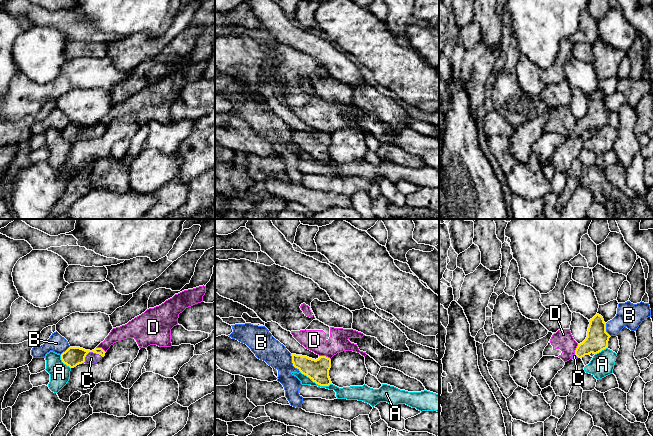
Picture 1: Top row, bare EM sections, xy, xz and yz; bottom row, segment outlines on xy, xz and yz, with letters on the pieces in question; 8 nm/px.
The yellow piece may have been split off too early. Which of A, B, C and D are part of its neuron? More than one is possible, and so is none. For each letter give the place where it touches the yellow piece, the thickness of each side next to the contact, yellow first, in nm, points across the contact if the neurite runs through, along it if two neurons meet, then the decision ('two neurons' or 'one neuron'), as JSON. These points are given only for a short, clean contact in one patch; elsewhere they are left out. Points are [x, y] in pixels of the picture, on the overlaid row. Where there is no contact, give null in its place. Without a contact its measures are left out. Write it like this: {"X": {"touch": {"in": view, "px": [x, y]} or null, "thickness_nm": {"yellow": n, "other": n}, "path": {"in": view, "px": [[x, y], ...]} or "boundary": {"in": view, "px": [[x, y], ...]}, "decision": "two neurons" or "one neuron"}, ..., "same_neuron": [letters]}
{"A": {"touch": {"in": "xz", "px": [316, 383]}, "thickness_nm": {"yellow": 180, "other": 100}, "decision": "two neurons"}, "B": {"touch": {"in": "xz", "px": [292, 362]}, "thickness_nm": {"yellow": 180, "other": 200}, "decision": "two neurons"}, "C": {"touch": {"in": "xy", "px": [90, 351]}, "thickness_nm": {"yellow": 160, "other": 90}, "path": {"in": "xy", "px": [[73, 356], [85, 356], [90, 351], [91, 358]]}, "decision": "one neuron"}, "D": {"touch": {"in": "xz", "px": [325, 356]}, "thickness_nm": {"yellow": 180, "other": 180}, "boundary": {"in": "xz", "px": [[319, 355], [325, 355], [330, 359]]}, "decision": "two neurons"}, "same_neuron": ["C"]}

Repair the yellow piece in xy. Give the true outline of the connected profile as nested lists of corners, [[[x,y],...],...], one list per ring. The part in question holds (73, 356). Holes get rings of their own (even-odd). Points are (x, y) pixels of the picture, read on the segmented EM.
[[[69,347],[61,354],[61,360],[70,368],[74,368],[82,363],[97,363],[105,356],[105,353],[106,352],[102,348],[95,348],[90,351],[80,347]]]

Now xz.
[[[291,354],[291,356],[293,366],[313,382],[320,386],[329,386],[332,384],[329,377],[329,370],[331,368],[330,358],[319,356],[319,358],[315,360],[302,355]]]

